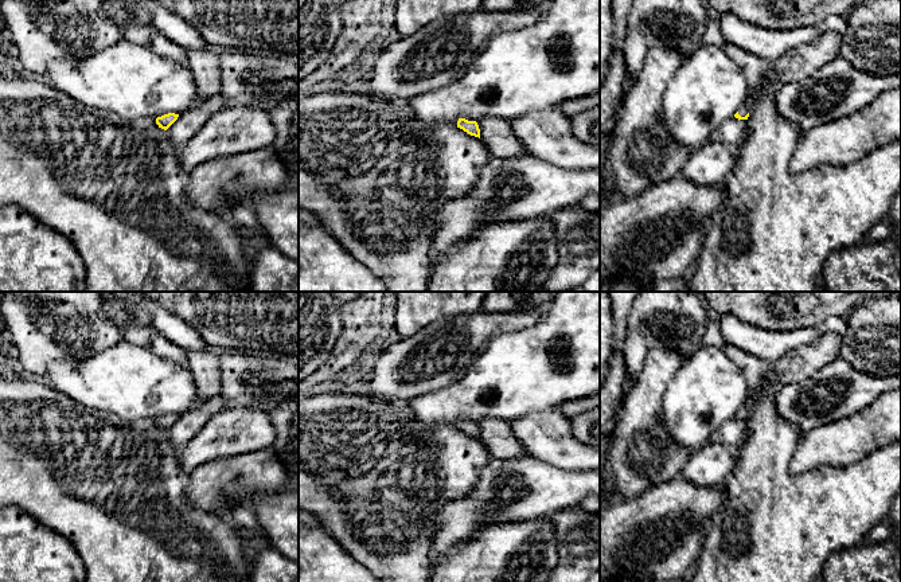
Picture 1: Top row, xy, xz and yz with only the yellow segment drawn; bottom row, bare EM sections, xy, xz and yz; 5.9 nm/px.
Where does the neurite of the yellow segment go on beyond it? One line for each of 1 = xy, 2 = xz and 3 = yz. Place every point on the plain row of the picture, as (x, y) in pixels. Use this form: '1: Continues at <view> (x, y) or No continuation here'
1: No continuation here
2: No continuation here
3: Continues at yz (744, 410)

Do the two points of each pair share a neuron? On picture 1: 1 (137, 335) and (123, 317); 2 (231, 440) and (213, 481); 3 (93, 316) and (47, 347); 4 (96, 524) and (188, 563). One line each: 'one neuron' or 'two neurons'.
1: one neuron
2: two neurons
3: one neuron
4: one neuron

